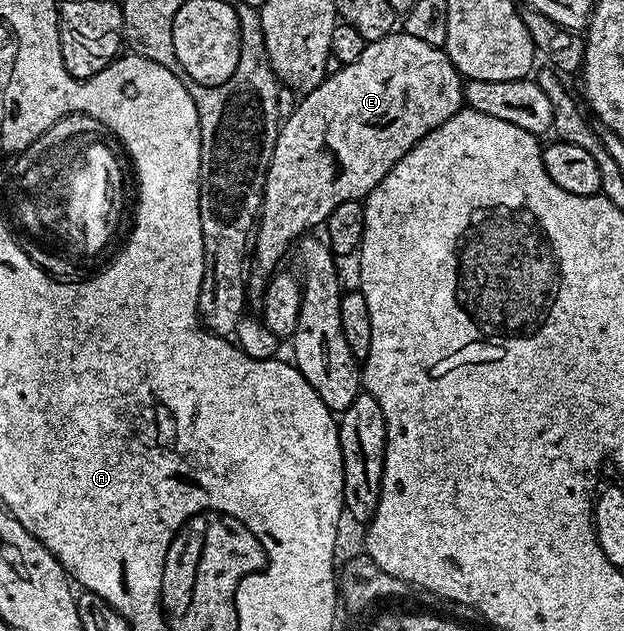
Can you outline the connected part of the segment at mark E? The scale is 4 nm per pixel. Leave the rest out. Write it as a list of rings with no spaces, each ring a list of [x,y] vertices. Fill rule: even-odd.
[[[394,33],[392,35],[384,35],[381,39],[375,39],[366,42],[363,53],[359,53],[359,61],[351,61],[350,63],[338,66],[338,71],[330,74],[326,79],[315,88],[314,91],[304,92],[303,98],[298,102],[295,113],[291,113],[289,119],[284,120],[280,124],[278,140],[275,141],[275,153],[271,157],[271,165],[267,169],[267,181],[265,182],[265,195],[261,199],[261,213],[259,222],[255,227],[255,242],[253,247],[253,263],[257,266],[257,271],[261,275],[249,275],[247,279],[250,288],[264,288],[266,277],[274,274],[278,270],[281,258],[285,255],[285,250],[292,248],[312,227],[320,228],[324,224],[325,219],[331,213],[331,209],[336,209],[339,205],[343,205],[343,201],[351,201],[352,199],[364,200],[365,196],[375,189],[375,185],[379,185],[383,181],[383,177],[387,177],[387,173],[400,161],[408,151],[417,144],[423,137],[427,137],[427,133],[431,133],[439,125],[443,125],[443,121],[450,119],[456,111],[462,110],[463,107],[463,76],[448,55],[440,47],[432,47],[426,45],[423,41],[417,40],[404,33]]]

